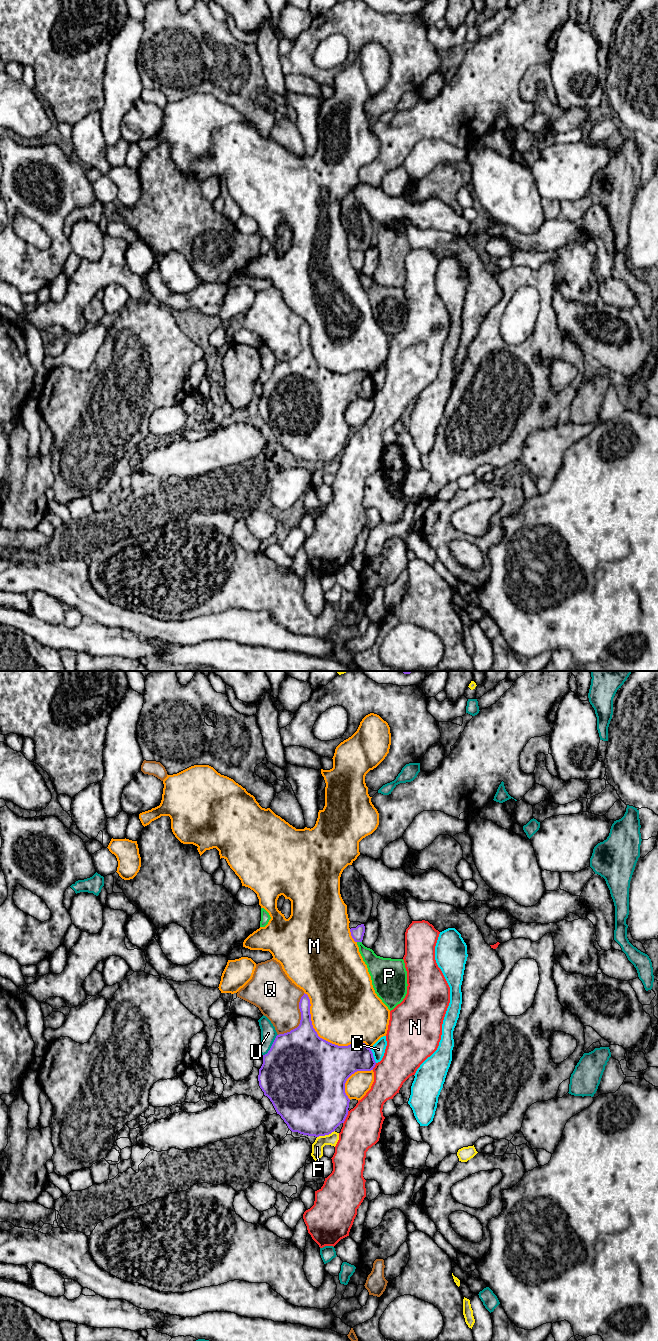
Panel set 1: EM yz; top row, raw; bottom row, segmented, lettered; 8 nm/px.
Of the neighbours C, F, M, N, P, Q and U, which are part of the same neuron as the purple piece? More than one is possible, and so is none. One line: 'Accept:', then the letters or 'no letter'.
Accept: no letter

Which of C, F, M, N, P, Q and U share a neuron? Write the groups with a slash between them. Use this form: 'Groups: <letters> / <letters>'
Groups: C / F / M / N / P U / Q

